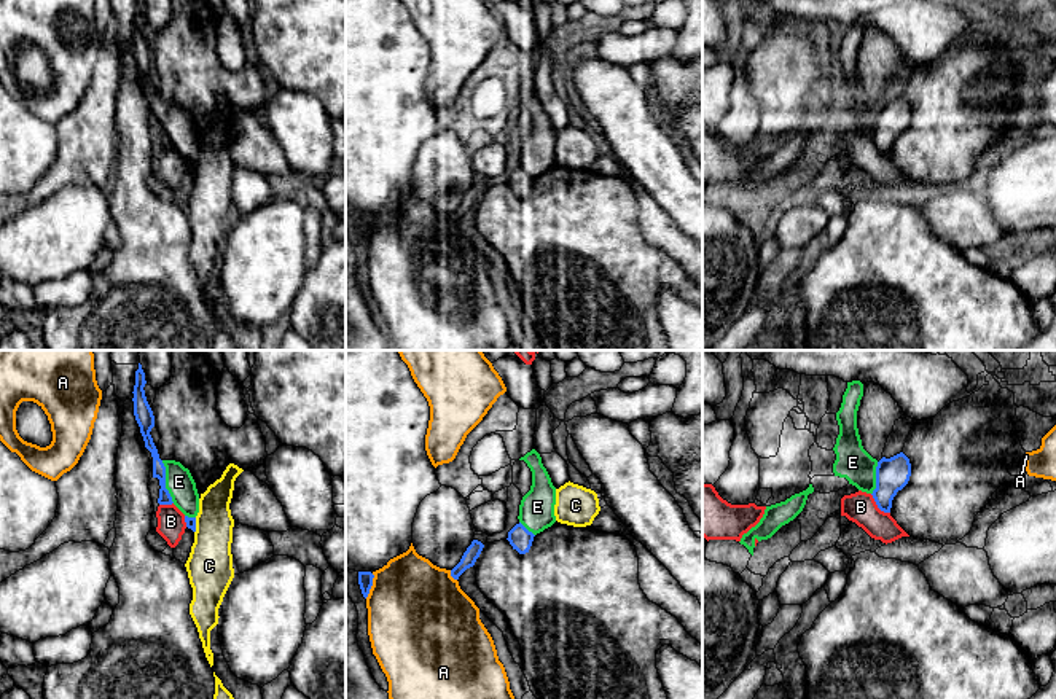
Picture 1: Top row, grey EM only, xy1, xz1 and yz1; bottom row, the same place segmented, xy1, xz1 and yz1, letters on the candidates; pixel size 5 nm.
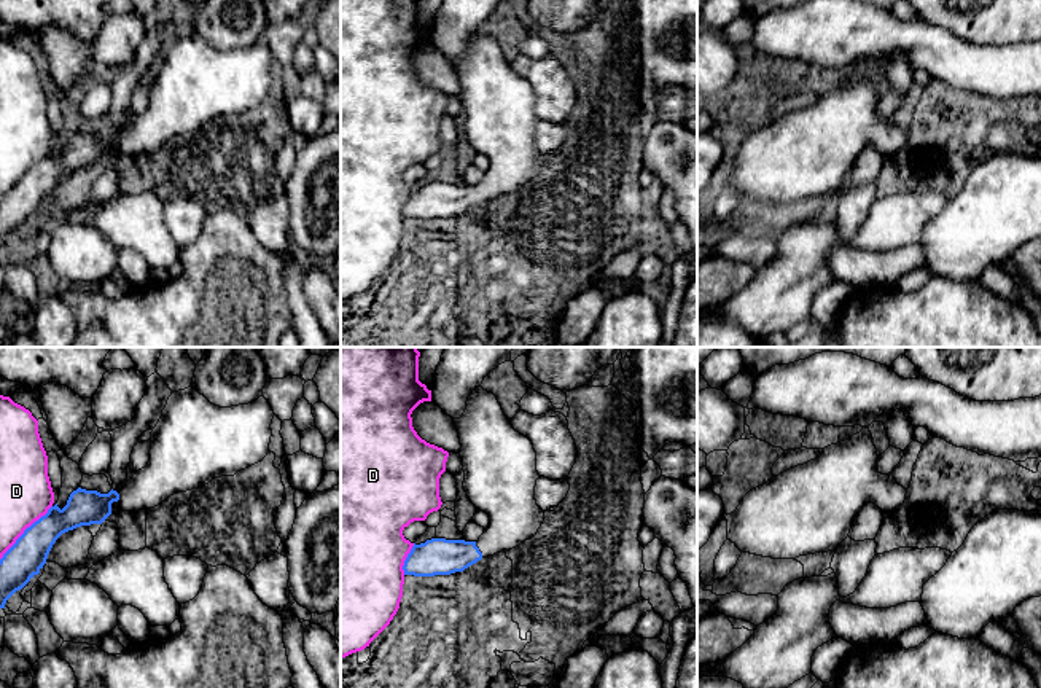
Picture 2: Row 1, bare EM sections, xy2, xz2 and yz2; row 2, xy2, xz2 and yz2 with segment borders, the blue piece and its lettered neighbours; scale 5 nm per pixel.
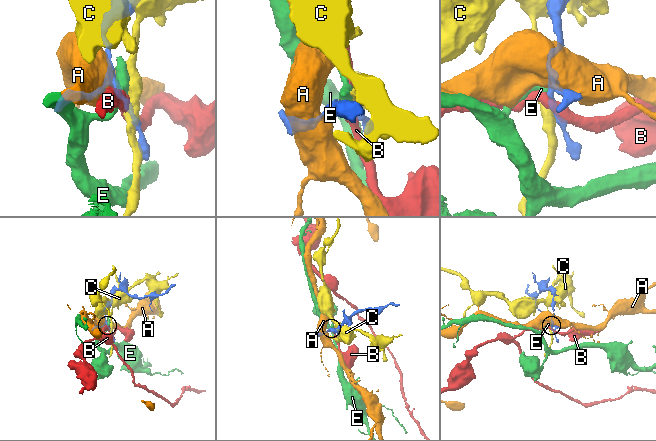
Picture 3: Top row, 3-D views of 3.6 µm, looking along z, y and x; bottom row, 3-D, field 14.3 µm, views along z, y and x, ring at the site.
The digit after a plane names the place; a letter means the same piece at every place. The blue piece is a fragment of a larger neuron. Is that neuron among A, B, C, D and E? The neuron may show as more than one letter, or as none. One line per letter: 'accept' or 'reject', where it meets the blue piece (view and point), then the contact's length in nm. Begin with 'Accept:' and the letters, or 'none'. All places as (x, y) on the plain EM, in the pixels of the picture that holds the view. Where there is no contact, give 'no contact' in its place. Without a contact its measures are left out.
Accept: none
A: reject; contact xz1 (451, 218); length 70 nm
B: reject; contact yz1 (878, 150); length 140 nm
C: reject; contact xy1 (195, 169); length 80 nm
D: reject; contact xy2 (24, 174); length 380 nm
E: reject; contact xy1 (164, 124); length 220 nm

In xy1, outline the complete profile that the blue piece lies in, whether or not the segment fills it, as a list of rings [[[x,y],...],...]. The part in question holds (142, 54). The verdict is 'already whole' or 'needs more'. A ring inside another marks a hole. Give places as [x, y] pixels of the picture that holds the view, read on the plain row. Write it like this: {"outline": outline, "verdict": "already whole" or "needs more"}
{"outline": [[[139,6],[139,13],[135,14],[135,29],[134,29],[134,59],[135,64],[140,70],[140,76],[143,80],[145,84],[145,91],[151,96],[153,100],[153,121],[159,123],[159,142],[158,146],[159,148],[172,148],[172,140],[169,137],[169,134],[166,132],[166,110],[162,107],[162,103],[159,102],[158,92],[153,86],[153,81],[150,78],[151,72],[154,70],[154,59],[153,54],[147,45],[145,40],[145,30],[147,24],[145,24],[145,16],[142,13],[142,8]]], "verdict": "already whole"}

